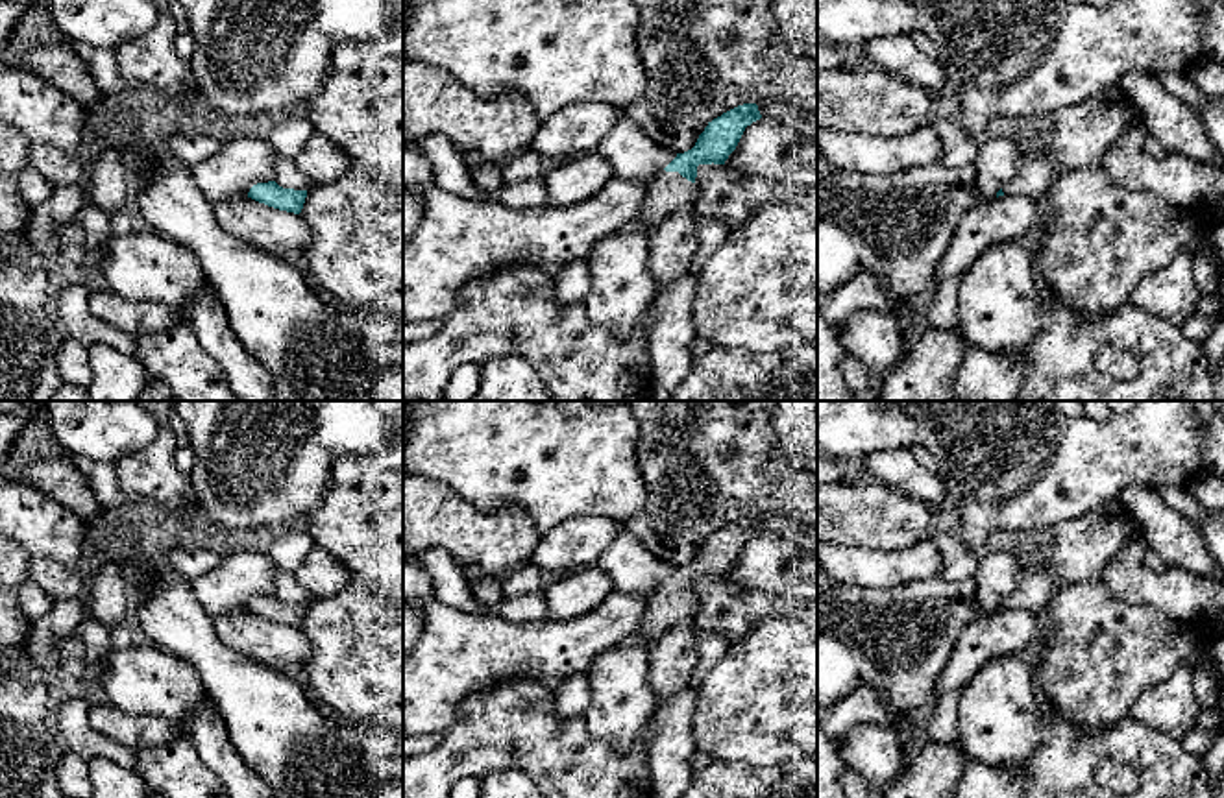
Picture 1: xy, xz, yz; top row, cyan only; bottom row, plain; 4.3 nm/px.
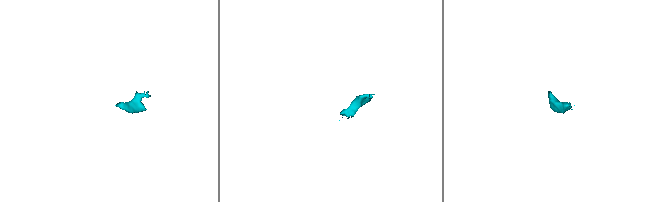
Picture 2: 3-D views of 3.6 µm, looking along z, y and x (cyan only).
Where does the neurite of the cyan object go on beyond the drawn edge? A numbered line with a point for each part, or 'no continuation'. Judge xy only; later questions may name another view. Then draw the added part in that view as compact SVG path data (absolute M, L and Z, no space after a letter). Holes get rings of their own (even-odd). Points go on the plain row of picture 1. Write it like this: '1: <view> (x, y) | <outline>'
no continuation

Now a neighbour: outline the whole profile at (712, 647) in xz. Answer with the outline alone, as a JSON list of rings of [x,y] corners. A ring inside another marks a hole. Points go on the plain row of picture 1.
[[[695,626],[695,647],[699,652],[699,659],[692,671],[690,685],[699,691],[710,671],[719,663],[719,659],[730,648],[727,637],[719,634],[706,632]]]

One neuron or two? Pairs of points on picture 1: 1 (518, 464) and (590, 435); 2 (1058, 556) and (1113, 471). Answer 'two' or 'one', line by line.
1: one
2: two

